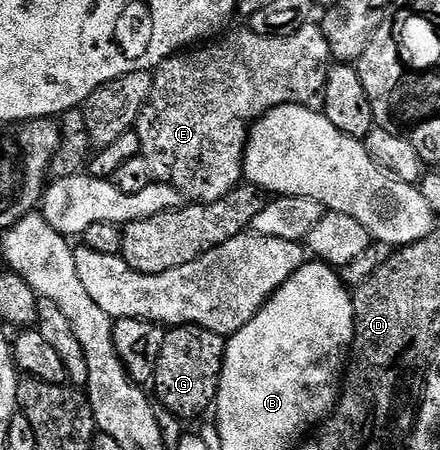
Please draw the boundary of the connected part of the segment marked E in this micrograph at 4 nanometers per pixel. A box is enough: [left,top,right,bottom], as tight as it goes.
[135,20,331,204]

